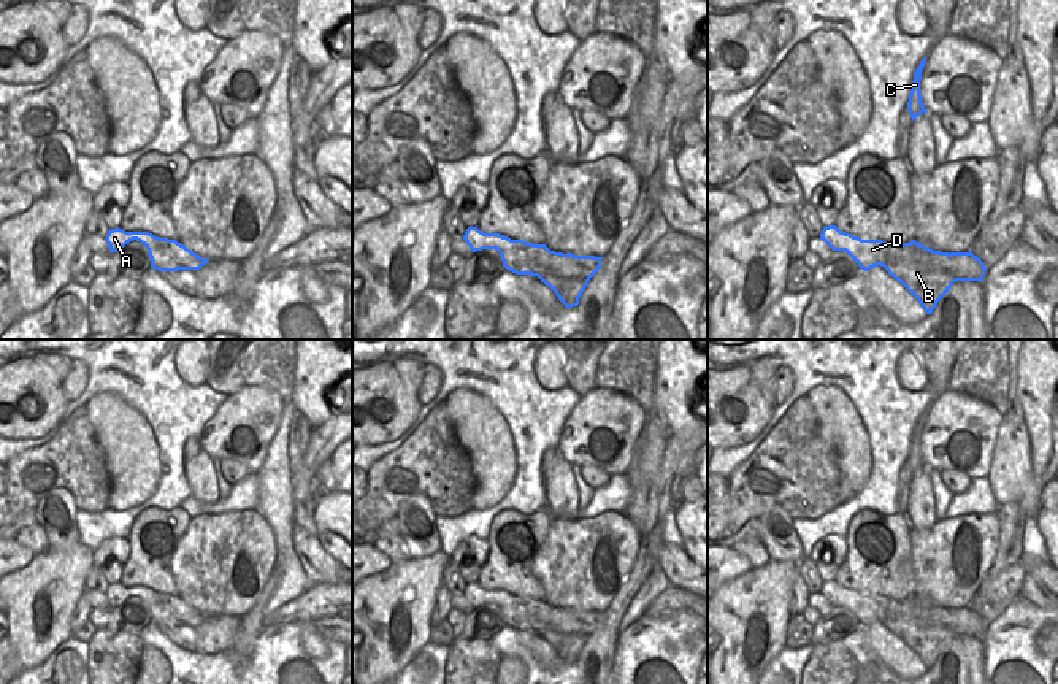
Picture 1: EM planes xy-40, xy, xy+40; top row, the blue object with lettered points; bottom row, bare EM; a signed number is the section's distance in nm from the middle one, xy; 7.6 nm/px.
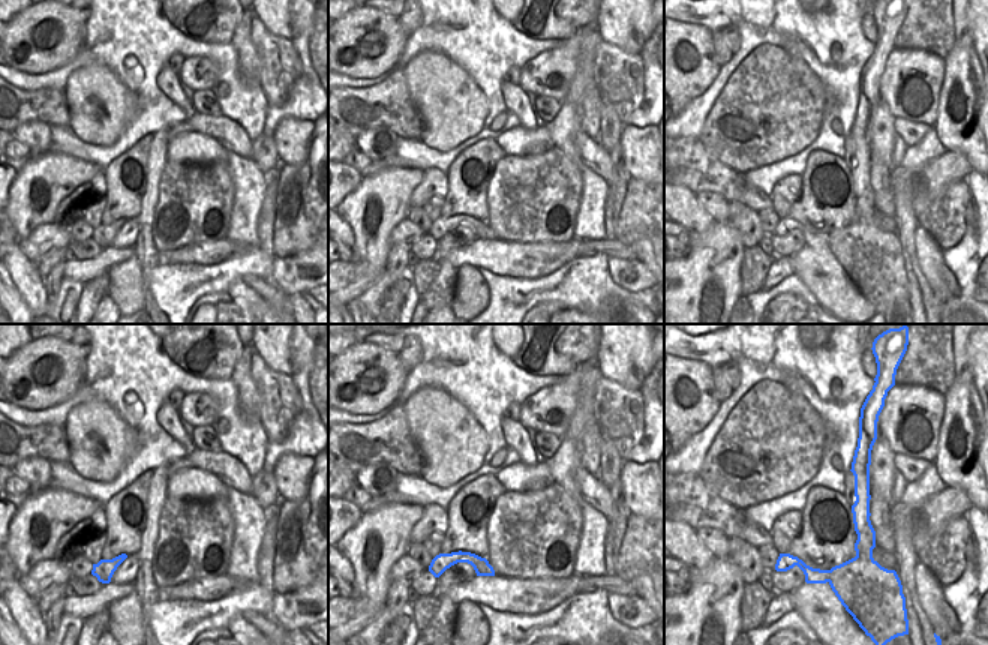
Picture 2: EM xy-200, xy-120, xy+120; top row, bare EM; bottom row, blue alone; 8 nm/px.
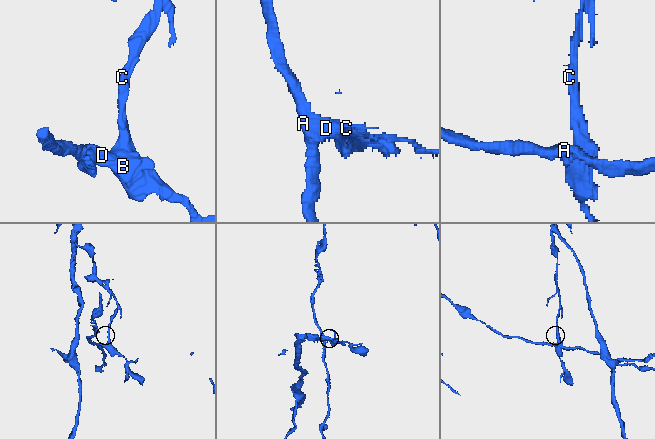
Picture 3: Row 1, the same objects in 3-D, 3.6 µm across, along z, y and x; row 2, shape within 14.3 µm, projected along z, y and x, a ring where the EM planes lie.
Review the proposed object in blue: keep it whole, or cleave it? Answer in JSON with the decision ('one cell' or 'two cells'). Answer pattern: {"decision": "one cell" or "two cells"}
{"decision": "two cells"}

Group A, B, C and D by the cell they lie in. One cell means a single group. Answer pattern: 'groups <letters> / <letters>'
groups A D / B C

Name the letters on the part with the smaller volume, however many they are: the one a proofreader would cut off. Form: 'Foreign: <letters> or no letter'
Foreign: A, D

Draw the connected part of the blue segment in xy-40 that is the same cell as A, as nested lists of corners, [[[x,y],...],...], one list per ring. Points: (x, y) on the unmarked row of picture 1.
[[[119,582],[109,584],[106,590],[109,608],[121,606],[127,598],[136,595],[146,601],[151,624],[159,627],[200,625],[209,614],[203,614],[176,595],[159,594],[149,587],[125,587]]]

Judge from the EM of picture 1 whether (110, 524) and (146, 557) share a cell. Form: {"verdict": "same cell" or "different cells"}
{"verdict": "different cells"}

